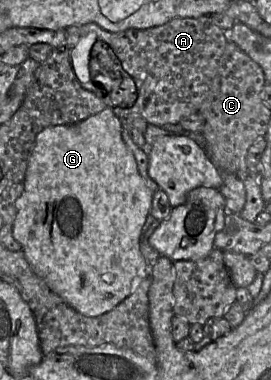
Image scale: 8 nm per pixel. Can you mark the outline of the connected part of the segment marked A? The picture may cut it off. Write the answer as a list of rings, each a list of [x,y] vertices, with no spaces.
[[[210,16],[176,18],[160,26],[116,33],[106,31],[95,23],[69,26],[65,32],[64,47],[69,52],[73,71],[80,84],[91,81],[102,93],[102,99],[106,92],[112,107],[131,109],[131,114],[139,114],[148,124],[156,126],[177,124],[182,118],[199,113],[227,43],[225,31],[214,24]]]

